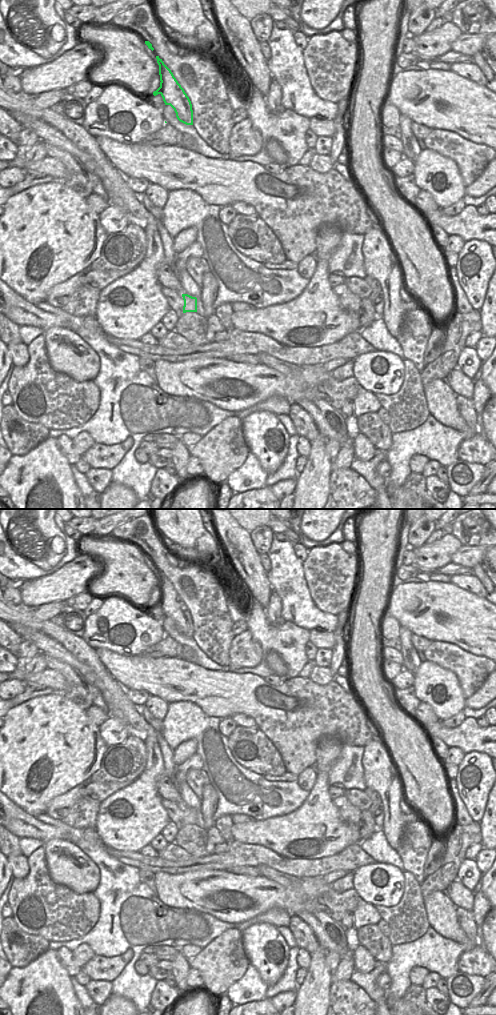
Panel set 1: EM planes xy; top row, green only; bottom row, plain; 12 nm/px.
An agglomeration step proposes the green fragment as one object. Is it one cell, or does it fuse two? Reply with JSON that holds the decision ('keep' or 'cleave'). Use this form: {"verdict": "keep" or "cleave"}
{"verdict": "cleave"}

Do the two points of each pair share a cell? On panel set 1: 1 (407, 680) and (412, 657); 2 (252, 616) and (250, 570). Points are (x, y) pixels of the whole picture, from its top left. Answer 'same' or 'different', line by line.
1: different
2: different

